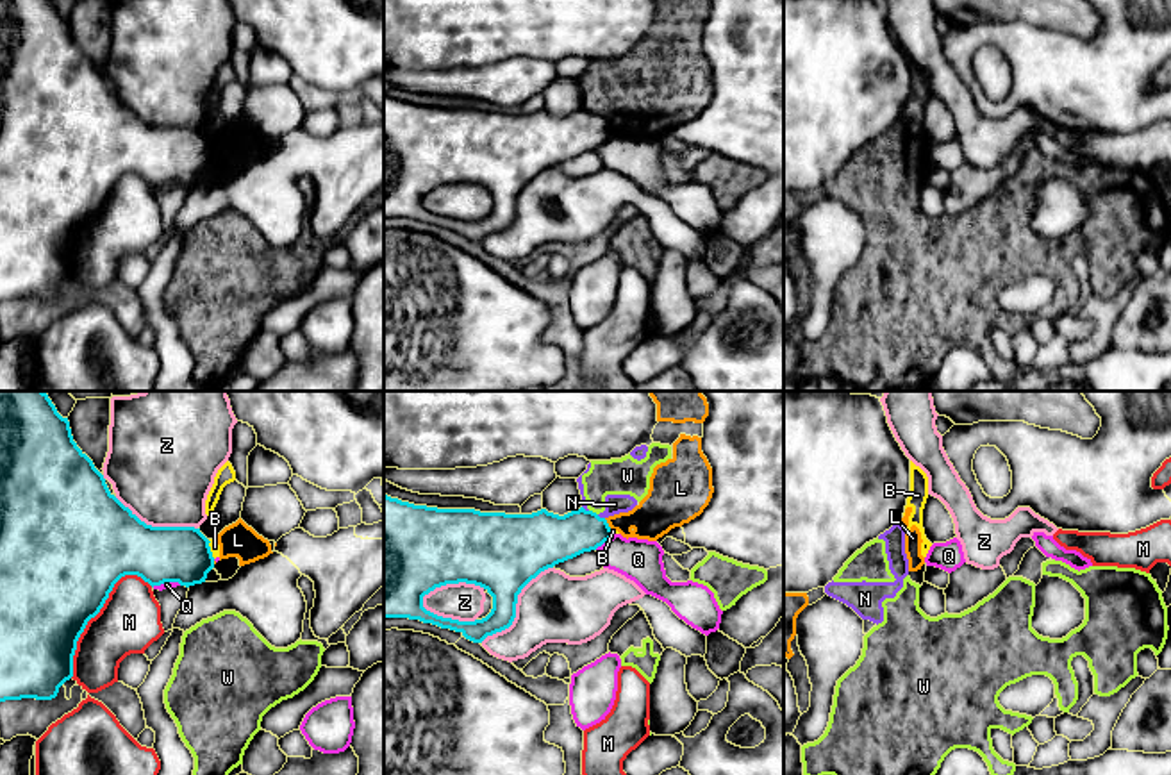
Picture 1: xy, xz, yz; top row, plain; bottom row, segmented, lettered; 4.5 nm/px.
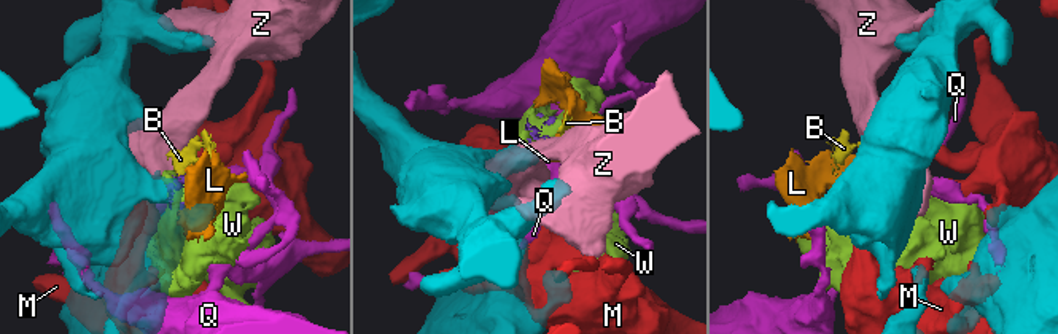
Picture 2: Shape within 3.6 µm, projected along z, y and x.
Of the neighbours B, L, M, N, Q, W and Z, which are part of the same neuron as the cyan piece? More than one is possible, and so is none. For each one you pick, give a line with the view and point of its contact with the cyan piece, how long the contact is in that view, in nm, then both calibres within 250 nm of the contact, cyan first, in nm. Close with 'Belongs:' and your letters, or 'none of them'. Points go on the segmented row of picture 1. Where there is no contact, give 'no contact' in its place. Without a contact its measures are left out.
Belongs: none of them

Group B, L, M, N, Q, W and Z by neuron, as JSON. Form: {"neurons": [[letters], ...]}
{"neurons": [["B", "L", "N", "W"], ["M"], ["Q"], ["Z"]]}

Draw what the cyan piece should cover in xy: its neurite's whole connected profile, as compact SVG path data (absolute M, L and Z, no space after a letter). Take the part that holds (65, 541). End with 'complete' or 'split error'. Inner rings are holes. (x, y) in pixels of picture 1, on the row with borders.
M0 391L0 702L5 700L52 700L59 688L73 677L77 641L87 621L104 607L114 584L125 575L137 575L152 588L164 582L180 586L202 584L214 568L209 539L195 527L152 527L141 521L107 488L104 475L77 446L68 418L62 418L45 391Z | complete

